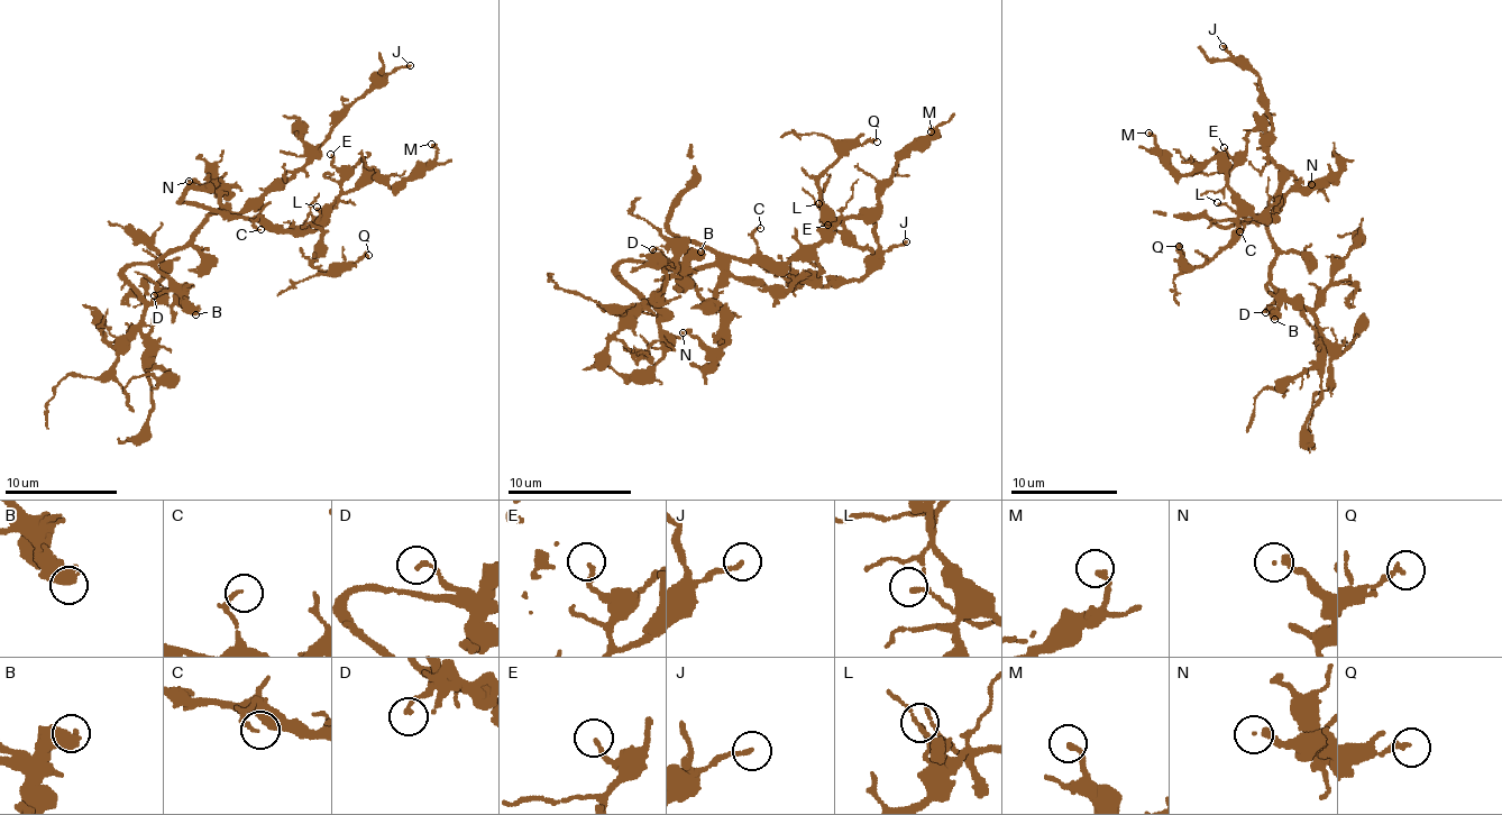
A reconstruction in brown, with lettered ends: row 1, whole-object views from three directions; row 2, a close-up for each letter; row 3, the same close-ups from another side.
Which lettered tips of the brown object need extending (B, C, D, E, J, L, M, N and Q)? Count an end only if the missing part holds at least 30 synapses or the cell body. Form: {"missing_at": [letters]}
{"missing_at": ["B"]}

